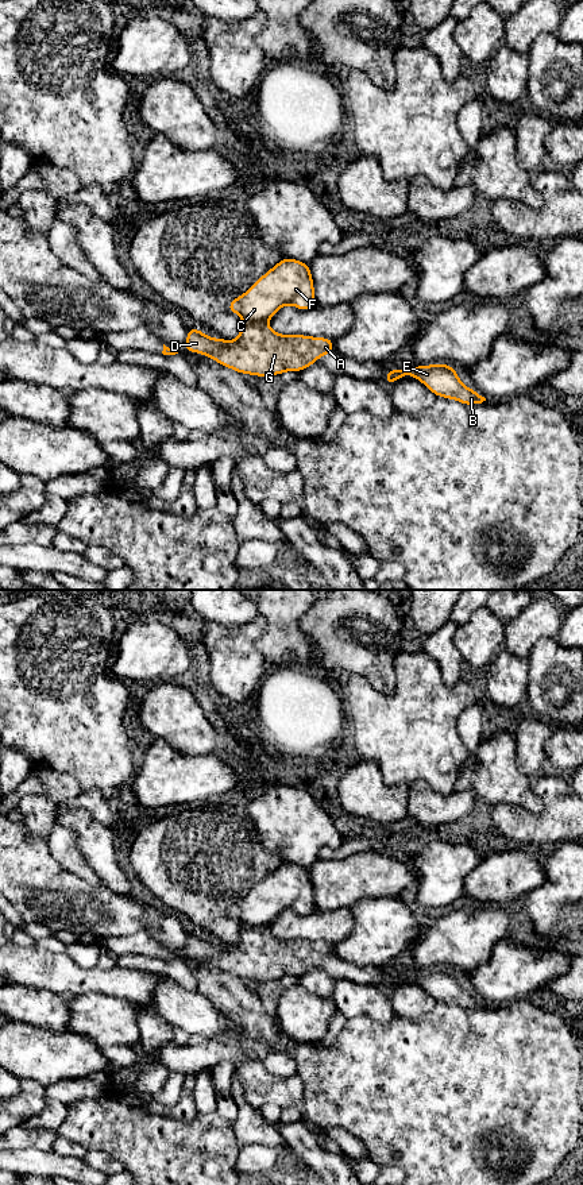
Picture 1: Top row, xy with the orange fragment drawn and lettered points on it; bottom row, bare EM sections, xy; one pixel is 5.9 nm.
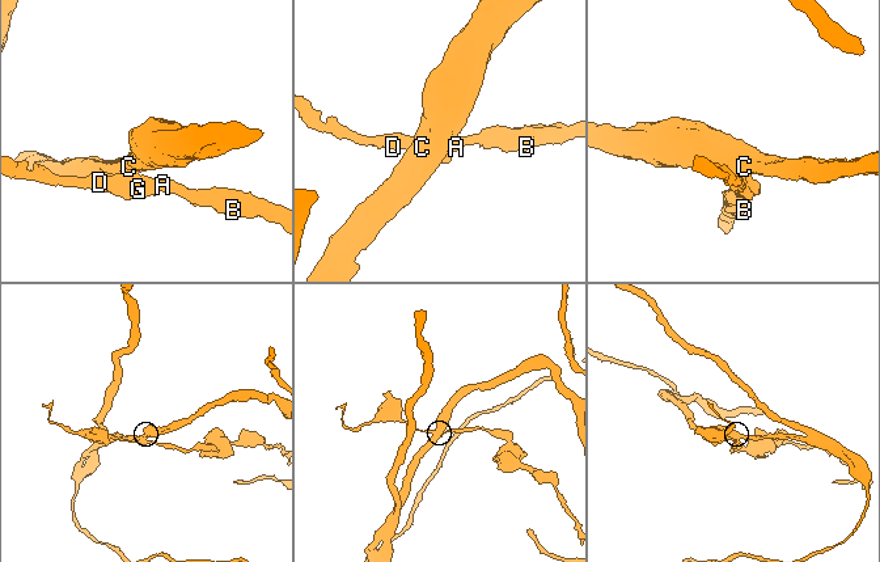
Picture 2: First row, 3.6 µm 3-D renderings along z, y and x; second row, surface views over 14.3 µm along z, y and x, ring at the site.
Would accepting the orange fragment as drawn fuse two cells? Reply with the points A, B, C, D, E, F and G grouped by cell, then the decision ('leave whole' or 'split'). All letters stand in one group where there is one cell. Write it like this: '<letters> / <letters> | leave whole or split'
A B D E G / C F | split

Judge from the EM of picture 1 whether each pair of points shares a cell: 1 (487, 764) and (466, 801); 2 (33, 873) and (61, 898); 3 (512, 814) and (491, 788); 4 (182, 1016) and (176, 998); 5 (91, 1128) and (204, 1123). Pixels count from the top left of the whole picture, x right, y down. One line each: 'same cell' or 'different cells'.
1: different cells
2: same cell
3: different cells
4: same cell
5: same cell

